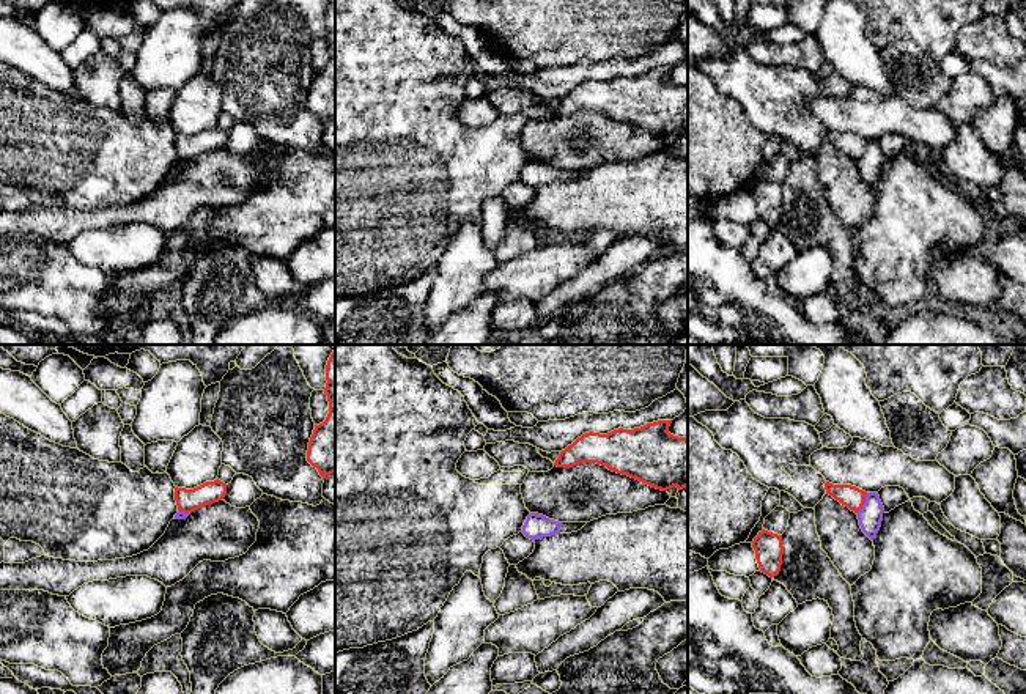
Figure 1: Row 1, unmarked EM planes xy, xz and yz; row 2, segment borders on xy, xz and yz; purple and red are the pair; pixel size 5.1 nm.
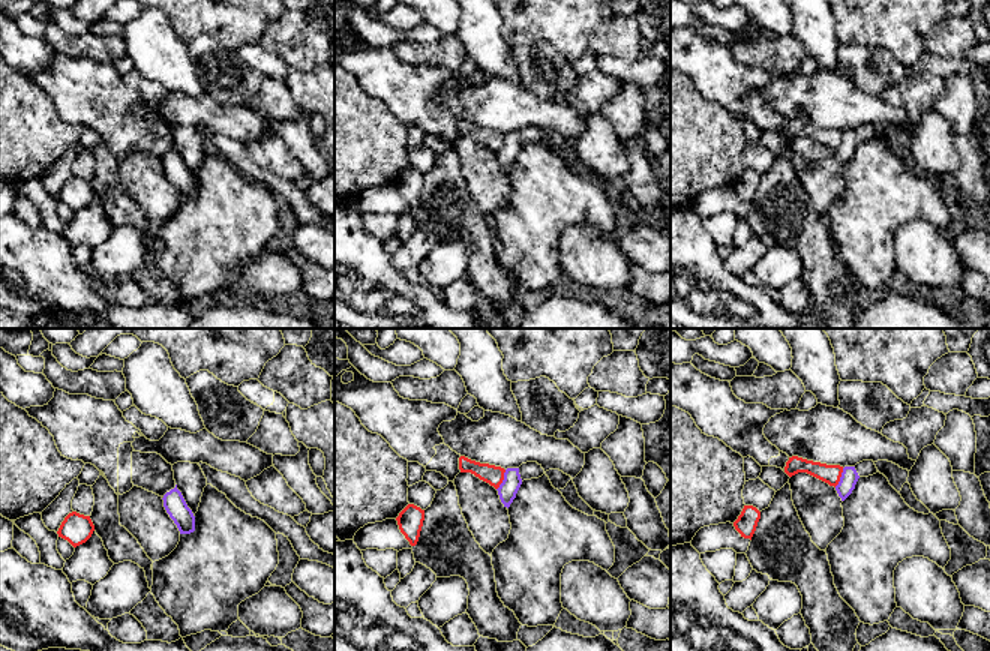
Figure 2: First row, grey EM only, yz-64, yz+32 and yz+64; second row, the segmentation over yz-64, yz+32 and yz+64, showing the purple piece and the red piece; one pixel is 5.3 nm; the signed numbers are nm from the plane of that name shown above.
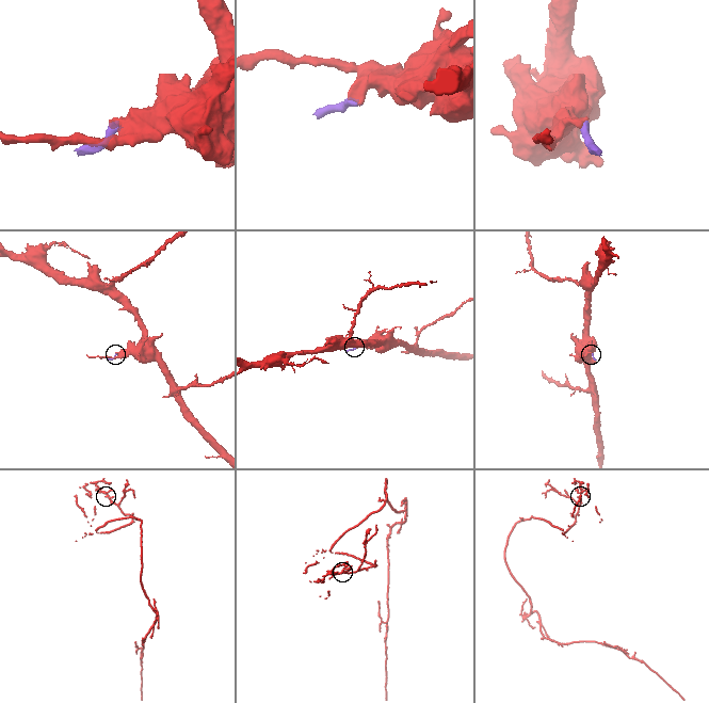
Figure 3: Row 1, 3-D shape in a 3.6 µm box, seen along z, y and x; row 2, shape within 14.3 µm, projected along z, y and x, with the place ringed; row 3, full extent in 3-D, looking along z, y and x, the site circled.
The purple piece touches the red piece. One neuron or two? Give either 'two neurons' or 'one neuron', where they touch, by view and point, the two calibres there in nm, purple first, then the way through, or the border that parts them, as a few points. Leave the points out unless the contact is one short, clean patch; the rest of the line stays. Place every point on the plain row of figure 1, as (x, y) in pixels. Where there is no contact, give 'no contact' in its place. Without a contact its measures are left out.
two neurons; meets purple in yz at (864, 151); 120 nm thick on the purple side, 120 nm on the other; border along yz (867, 140), (863, 155), (856, 161)

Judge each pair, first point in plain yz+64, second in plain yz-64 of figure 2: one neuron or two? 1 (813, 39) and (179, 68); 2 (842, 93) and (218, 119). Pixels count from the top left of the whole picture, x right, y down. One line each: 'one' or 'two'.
1: one
2: one

